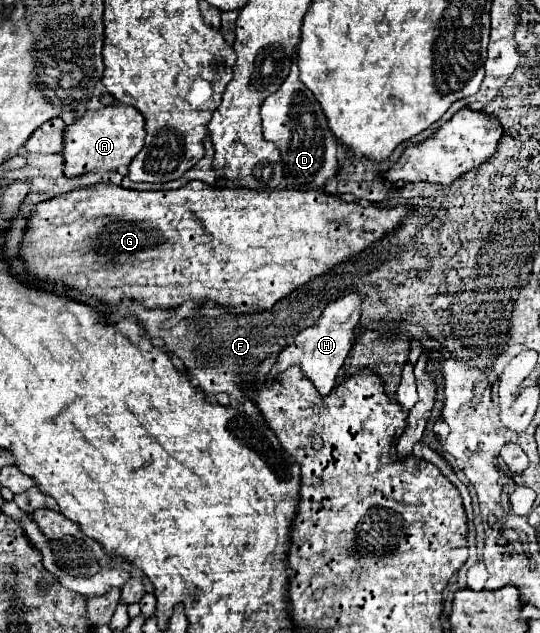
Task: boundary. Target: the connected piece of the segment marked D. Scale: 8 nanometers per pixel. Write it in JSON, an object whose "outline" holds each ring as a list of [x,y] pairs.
{"outline":[[[293,61],[289,77],[283,81],[279,91],[269,95],[261,105],[263,135],[265,139],[277,143],[283,157],[283,171],[289,187],[299,191],[321,189],[327,179],[337,175],[337,139],[327,125],[327,117],[319,107],[319,101],[303,83],[299,83],[299,69]]]}

